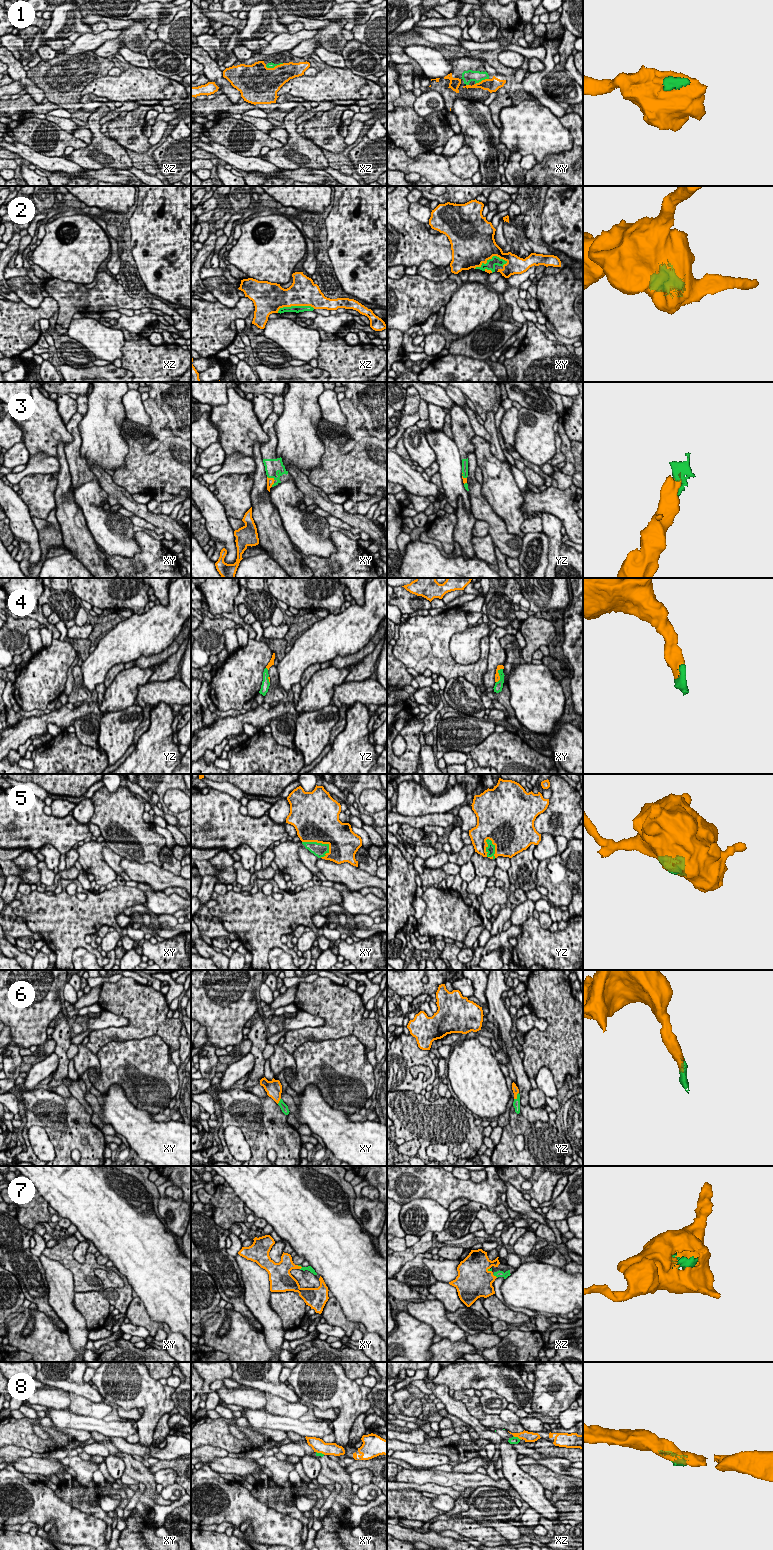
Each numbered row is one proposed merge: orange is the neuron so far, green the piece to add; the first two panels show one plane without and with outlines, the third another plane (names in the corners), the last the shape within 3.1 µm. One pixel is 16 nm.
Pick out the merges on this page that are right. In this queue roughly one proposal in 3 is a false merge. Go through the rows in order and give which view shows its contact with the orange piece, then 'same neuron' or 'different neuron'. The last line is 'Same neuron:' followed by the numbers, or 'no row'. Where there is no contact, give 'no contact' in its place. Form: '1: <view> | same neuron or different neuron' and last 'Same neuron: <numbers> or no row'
1: xy | same neuron
2: xy | same neuron
3: xy | same neuron
4: xy | same neuron
5: yz | same neuron
6: yz | same neuron
7: xy | same neuron
8: xz | different neuron
Same neuron: 1, 2, 3, 4, 5, 6, 7

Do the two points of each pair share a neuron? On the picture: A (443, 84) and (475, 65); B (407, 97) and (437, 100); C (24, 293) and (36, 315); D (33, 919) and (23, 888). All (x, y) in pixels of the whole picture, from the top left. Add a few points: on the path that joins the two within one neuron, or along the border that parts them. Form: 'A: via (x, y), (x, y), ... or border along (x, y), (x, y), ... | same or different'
A: via (451, 84), (459, 81), (467, 73) | same
B: border along (415, 97), (413, 109), (418, 115), (436, 111) | different
C: border along (44, 298), (36, 307), (30, 307), (21, 301) | different
D: border along (31, 891), (27, 894), (18, 892) | different

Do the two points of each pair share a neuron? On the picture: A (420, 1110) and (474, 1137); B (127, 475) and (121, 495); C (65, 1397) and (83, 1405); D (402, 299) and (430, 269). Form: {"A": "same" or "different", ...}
{"A": "same", "B": "different", "C": "same", "D": "different"}

